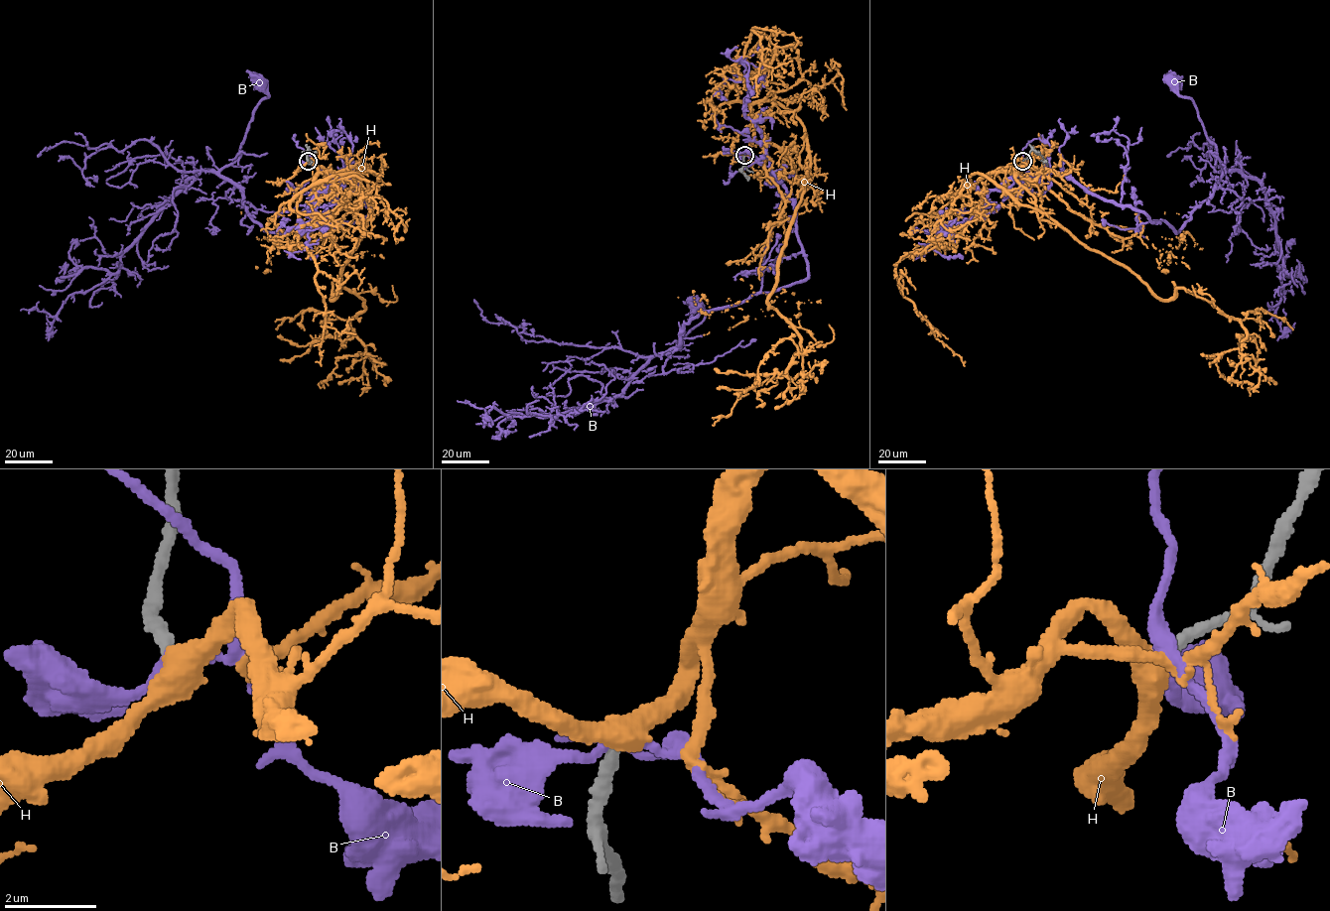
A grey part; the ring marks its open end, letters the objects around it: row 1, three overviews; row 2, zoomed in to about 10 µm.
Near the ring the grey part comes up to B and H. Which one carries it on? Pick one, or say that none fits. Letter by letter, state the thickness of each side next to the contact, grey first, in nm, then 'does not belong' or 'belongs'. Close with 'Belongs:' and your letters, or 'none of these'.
B: calibres 280 and 190 nm; does not belong
H: calibres 280 and 500 nm; belongs
Belongs: H

